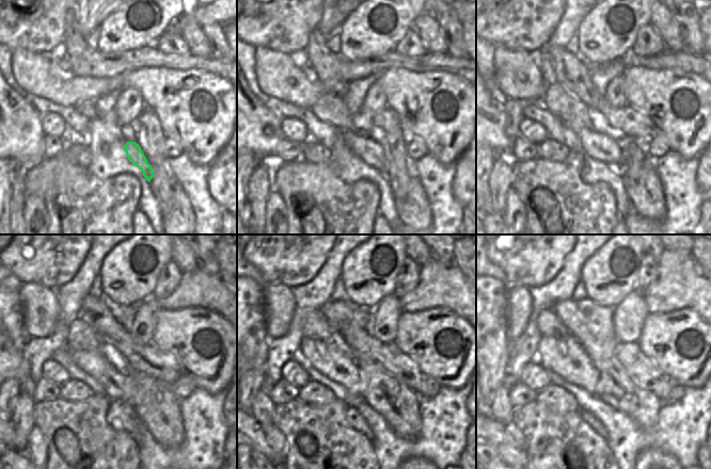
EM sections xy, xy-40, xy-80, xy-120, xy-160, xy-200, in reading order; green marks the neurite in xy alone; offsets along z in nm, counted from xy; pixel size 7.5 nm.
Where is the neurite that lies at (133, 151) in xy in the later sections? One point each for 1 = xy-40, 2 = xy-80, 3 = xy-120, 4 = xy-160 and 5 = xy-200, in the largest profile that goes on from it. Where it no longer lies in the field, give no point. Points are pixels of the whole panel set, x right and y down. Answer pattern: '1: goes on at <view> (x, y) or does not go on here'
1: goes on at xy-40 (368, 150)
2: goes on at xy-80 (602, 148)
3: goes on at xy-120 (116, 386)
4: goes on at xy-160 (324, 355)
5: goes on at xy-200 (565, 356)

